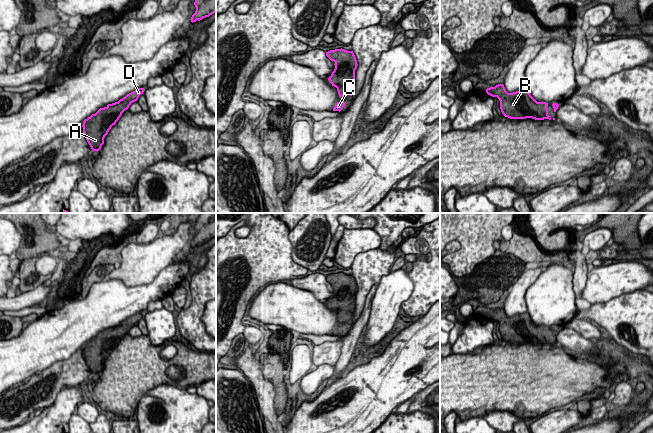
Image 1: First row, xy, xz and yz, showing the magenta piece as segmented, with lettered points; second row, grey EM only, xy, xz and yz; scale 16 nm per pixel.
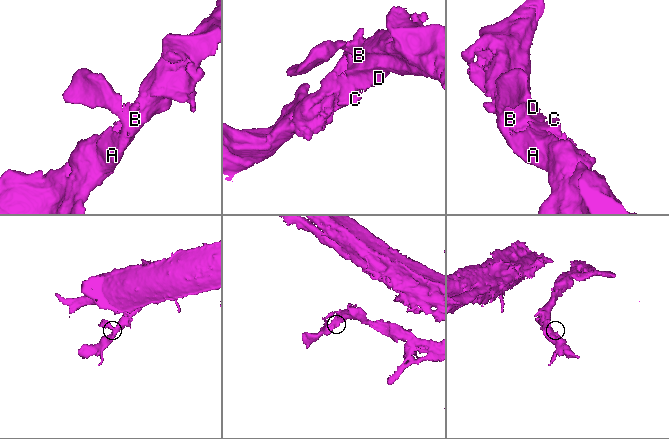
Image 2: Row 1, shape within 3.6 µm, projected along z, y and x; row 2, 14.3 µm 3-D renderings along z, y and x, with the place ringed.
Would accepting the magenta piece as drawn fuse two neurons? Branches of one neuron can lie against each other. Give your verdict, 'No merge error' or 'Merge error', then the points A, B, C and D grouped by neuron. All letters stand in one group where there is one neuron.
No merge error. Groups: A B C D

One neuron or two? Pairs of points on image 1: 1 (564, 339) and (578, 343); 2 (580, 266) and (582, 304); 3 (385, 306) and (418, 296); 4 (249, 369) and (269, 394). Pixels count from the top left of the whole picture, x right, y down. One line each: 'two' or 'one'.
1: one
2: one
3: two
4: one

